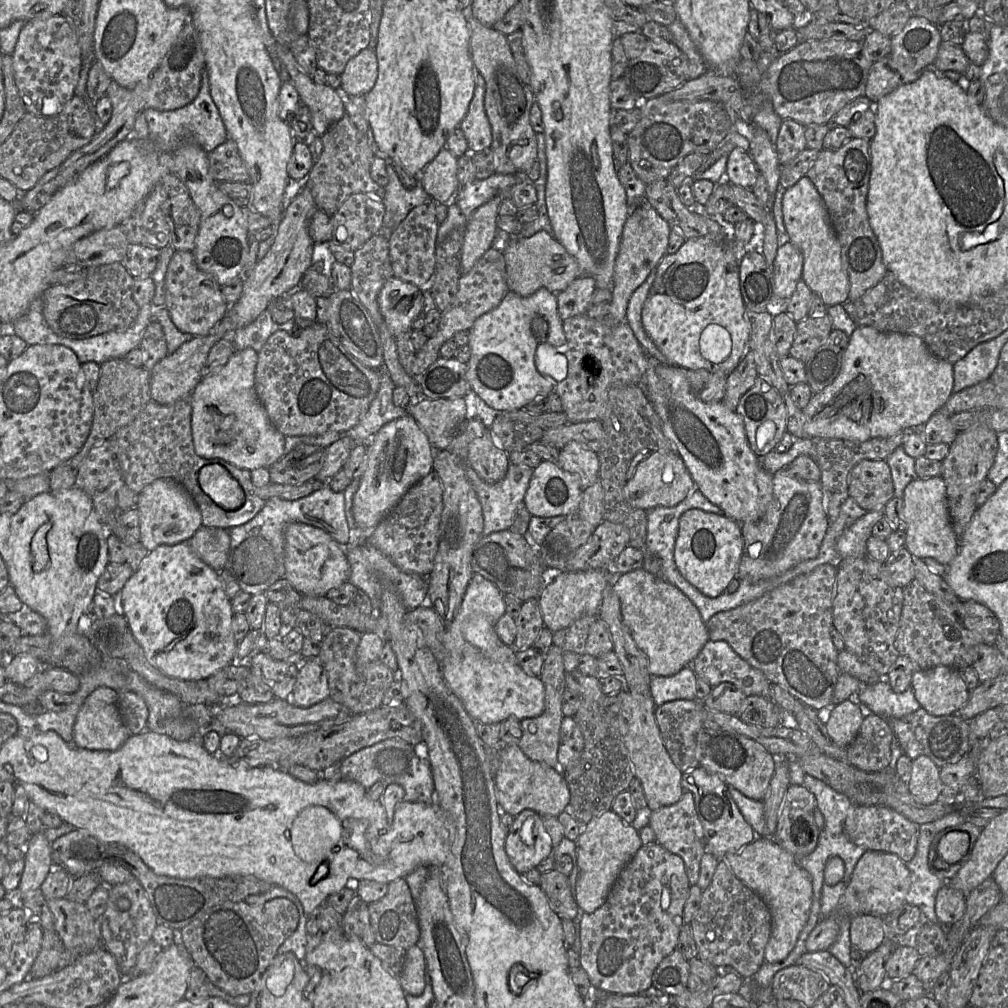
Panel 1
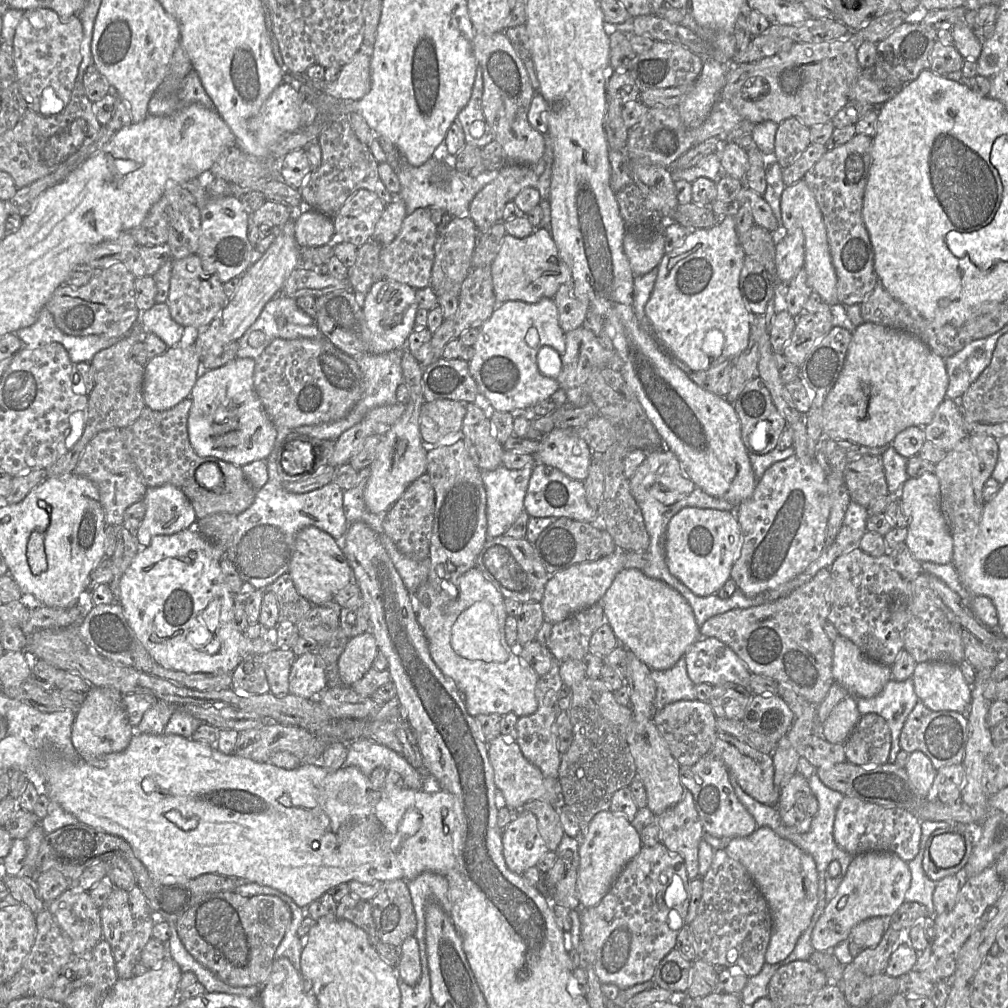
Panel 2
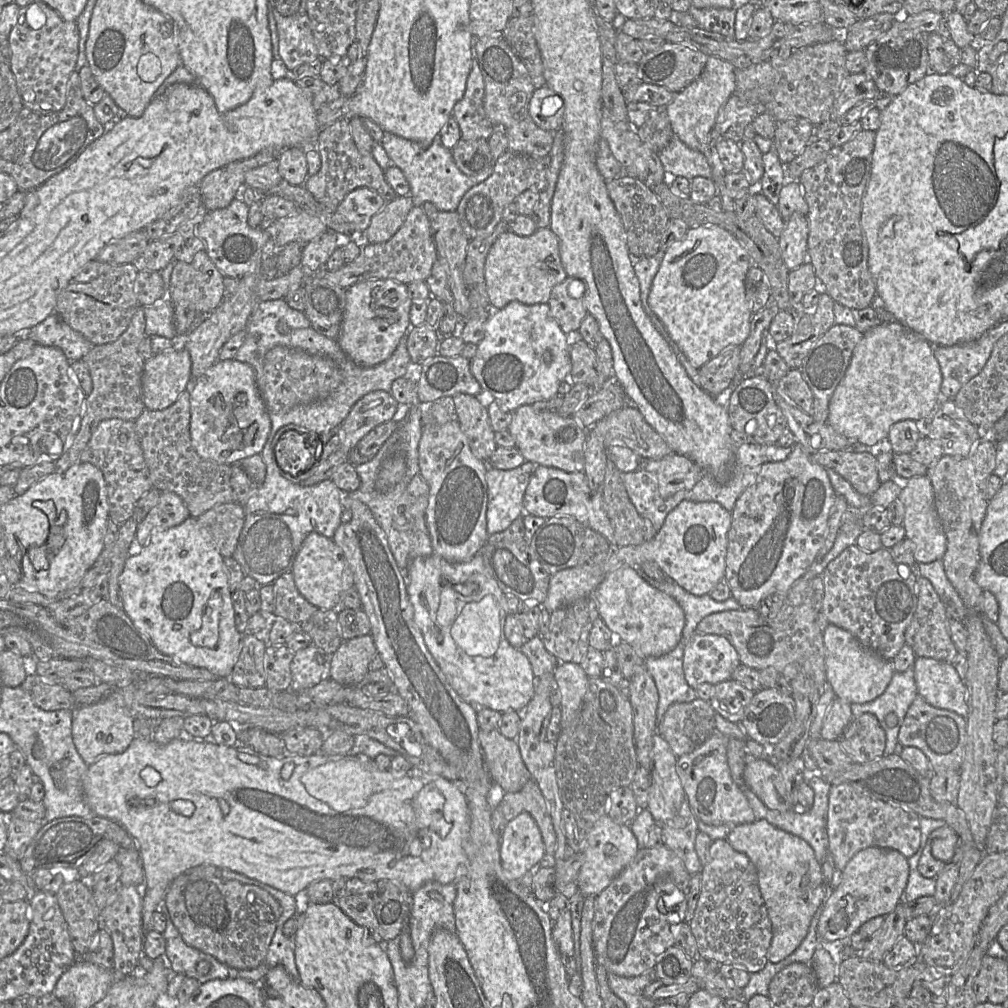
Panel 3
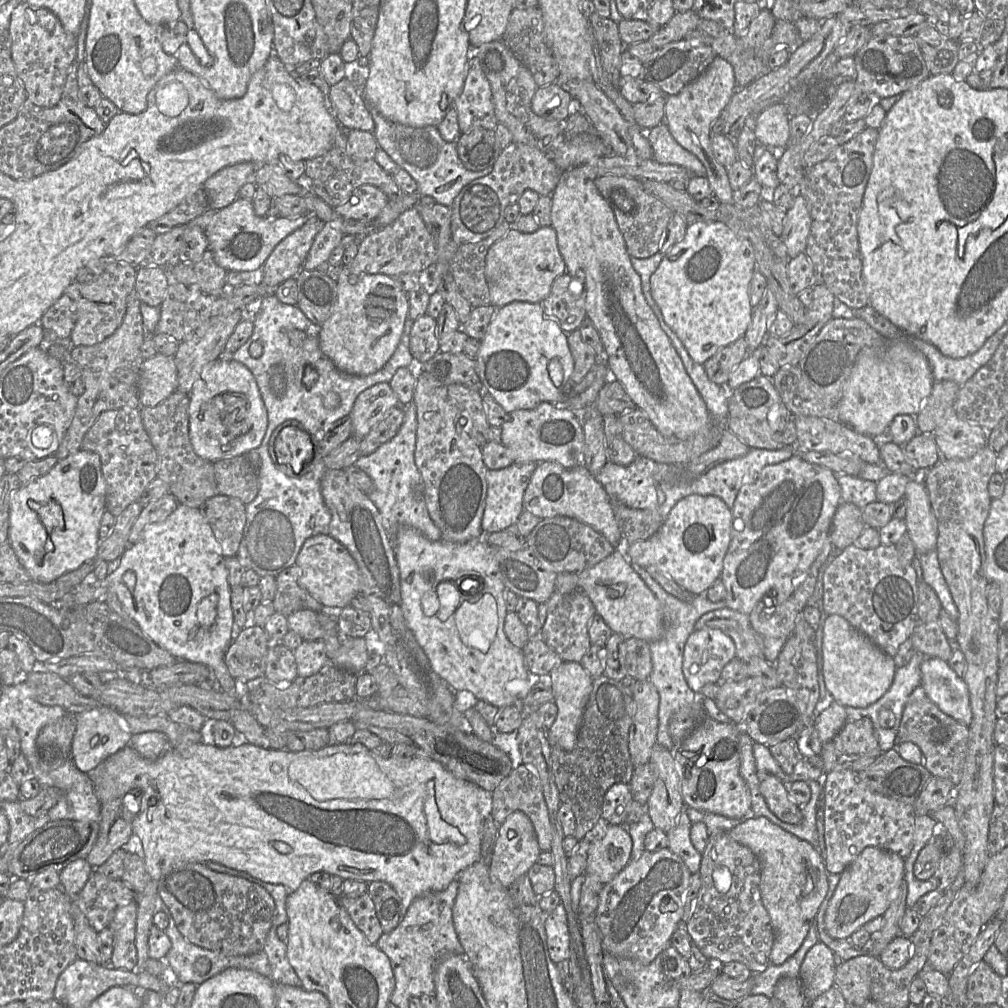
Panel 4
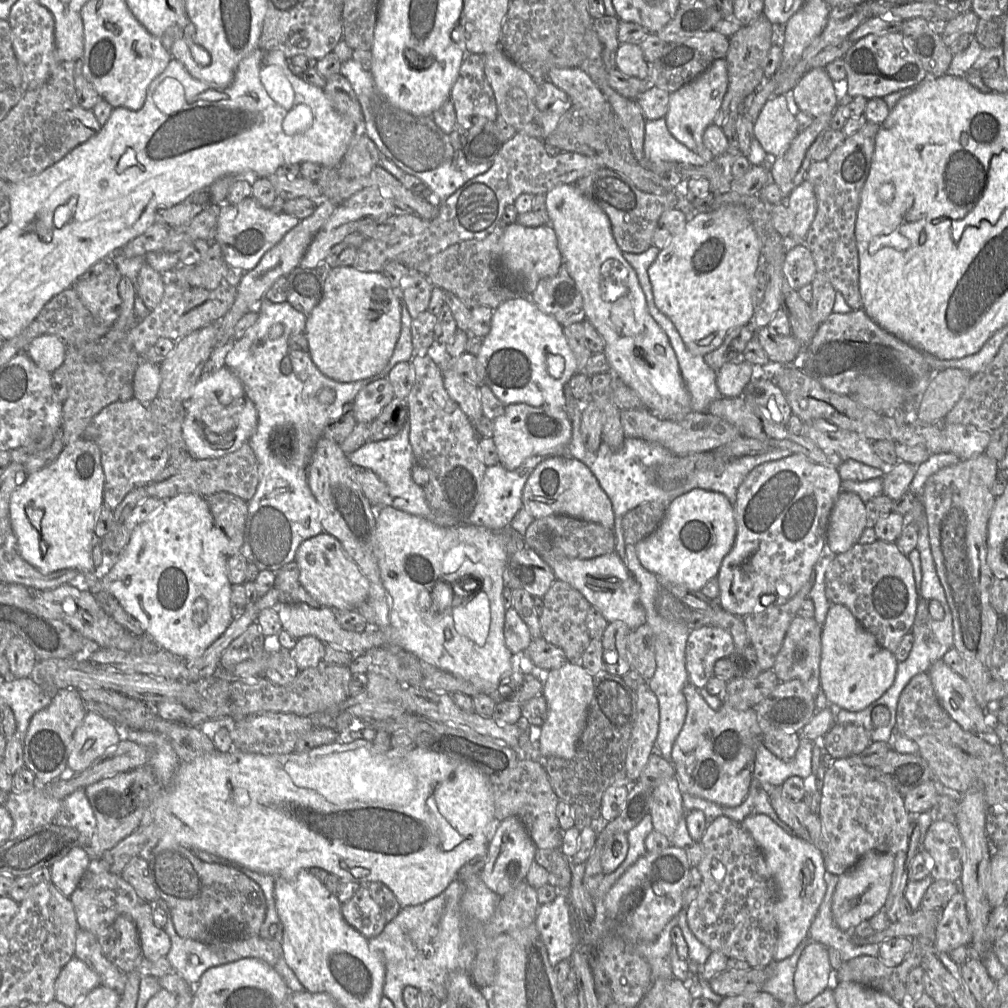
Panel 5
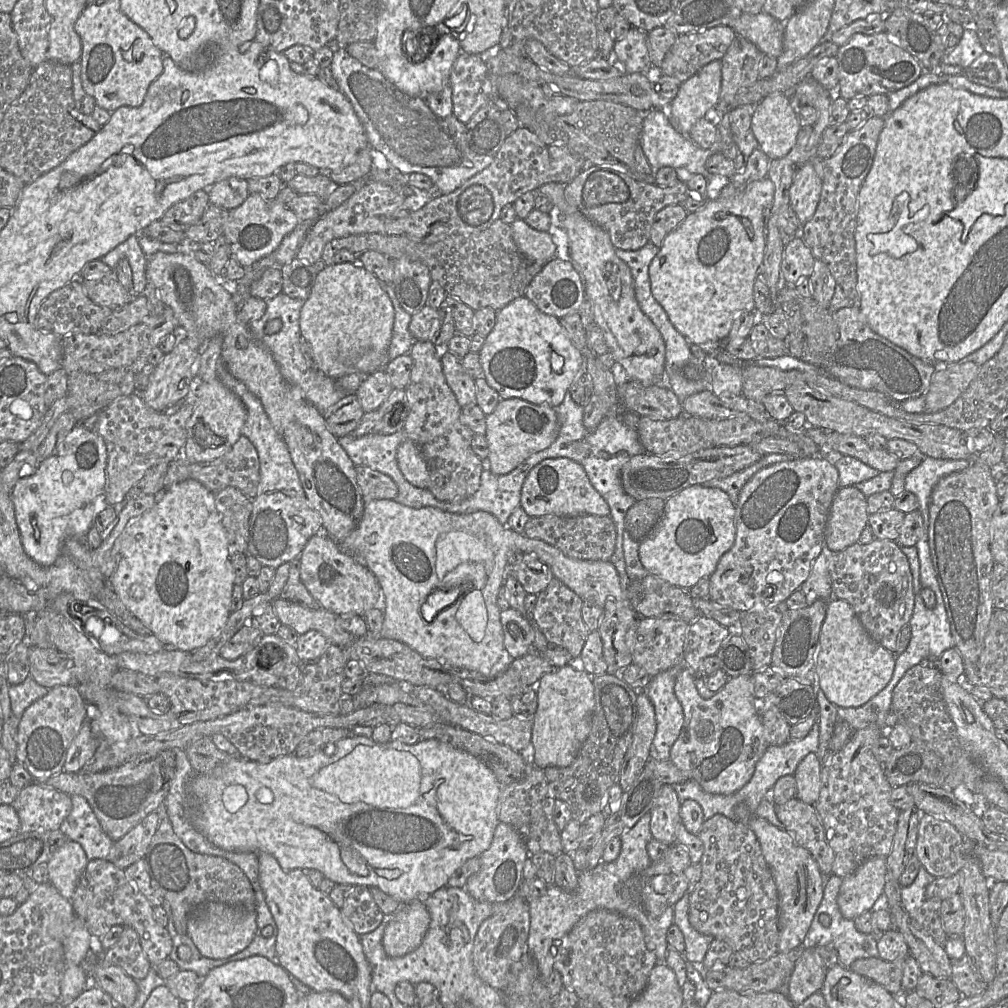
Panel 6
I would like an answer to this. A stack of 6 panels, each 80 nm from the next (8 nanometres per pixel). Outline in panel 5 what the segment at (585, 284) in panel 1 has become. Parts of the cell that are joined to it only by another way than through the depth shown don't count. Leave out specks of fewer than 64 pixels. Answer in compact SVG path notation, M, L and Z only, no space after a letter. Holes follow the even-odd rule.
M564 262L555 276L540 280L529 297L563 328L586 319L582 295Z

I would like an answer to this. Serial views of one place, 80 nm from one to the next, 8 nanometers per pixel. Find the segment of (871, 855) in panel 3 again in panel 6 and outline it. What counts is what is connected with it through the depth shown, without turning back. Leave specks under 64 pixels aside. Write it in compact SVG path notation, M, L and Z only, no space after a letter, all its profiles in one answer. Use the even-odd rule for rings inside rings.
M872 857L845 876L837 897L842 916L854 920L863 912L878 907L884 894L886 874L886 857Z

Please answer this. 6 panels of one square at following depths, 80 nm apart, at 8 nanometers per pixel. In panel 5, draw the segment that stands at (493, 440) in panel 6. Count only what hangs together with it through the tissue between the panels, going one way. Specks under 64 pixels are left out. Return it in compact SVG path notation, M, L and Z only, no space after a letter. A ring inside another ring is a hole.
M524 403L511 404L504 407L504 413L493 421L493 436L499 464L513 471L533 456L565 455L572 426L569 415L562 408L548 405L533 407Z

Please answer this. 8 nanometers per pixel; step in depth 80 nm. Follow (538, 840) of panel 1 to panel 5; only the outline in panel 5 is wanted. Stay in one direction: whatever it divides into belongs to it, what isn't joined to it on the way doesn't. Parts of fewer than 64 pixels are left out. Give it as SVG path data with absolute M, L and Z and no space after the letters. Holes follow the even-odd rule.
M510 816L497 826L488 846L485 866L479 873L480 878L490 890L502 897L525 880L536 850L537 847L521 820Z

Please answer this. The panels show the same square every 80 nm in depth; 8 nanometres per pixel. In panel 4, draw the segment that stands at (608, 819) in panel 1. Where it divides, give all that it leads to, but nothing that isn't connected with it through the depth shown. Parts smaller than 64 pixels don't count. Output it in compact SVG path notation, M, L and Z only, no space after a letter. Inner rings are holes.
M609 824L603 837L590 842L585 872L596 875L603 884L607 884L629 864L632 847L633 841L626 827Z

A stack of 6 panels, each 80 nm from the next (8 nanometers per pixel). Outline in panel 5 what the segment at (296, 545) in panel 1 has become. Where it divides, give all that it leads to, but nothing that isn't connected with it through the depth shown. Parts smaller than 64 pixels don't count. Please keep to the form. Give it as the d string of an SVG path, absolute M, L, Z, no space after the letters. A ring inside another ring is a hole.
M323 531L303 541L296 552L295 561L299 566L301 585L321 606L340 612L355 610L358 604L368 601L368 579L332 535Z

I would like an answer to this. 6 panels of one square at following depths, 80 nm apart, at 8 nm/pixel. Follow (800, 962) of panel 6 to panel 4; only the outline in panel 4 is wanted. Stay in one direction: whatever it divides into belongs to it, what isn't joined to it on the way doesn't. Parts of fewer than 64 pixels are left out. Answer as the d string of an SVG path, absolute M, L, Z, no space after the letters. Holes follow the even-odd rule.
M819 941L806 953L799 971L807 1004L829 990L834 985L834 952Z

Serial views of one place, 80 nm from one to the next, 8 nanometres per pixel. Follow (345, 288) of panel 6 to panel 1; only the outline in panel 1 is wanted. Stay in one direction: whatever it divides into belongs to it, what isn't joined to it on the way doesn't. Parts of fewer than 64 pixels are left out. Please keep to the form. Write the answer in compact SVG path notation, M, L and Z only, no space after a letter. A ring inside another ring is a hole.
M392 277L379 292L378 305L387 328L396 337L412 331L412 323L422 312L423 290Z

